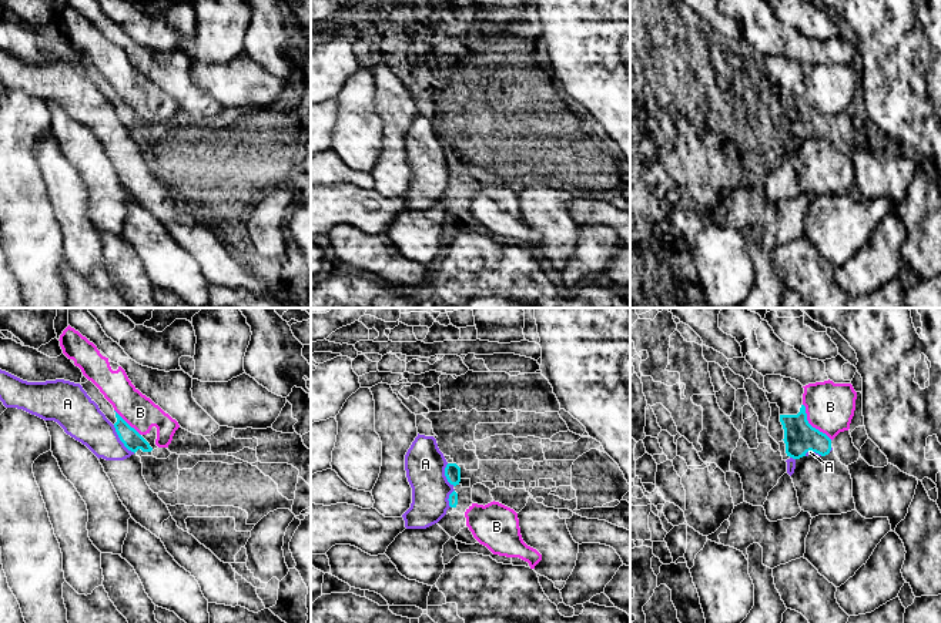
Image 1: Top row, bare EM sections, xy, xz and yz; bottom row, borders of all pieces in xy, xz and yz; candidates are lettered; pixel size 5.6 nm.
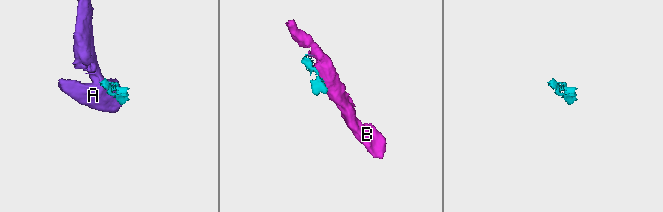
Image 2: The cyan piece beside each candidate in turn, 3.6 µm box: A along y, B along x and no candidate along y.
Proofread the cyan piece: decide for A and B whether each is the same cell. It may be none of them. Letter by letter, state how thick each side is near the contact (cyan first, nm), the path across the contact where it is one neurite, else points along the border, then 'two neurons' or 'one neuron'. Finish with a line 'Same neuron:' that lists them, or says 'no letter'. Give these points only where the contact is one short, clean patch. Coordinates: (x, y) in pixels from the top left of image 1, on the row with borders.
A: 110 nm thick on the cyan side, 220 nm on the other; two neurons
B: 180 nm thick on the cyan side, 280 nm on the other; runs through yz (800, 436), (810, 425), (830, 407); one neuron
Same neuron: B

